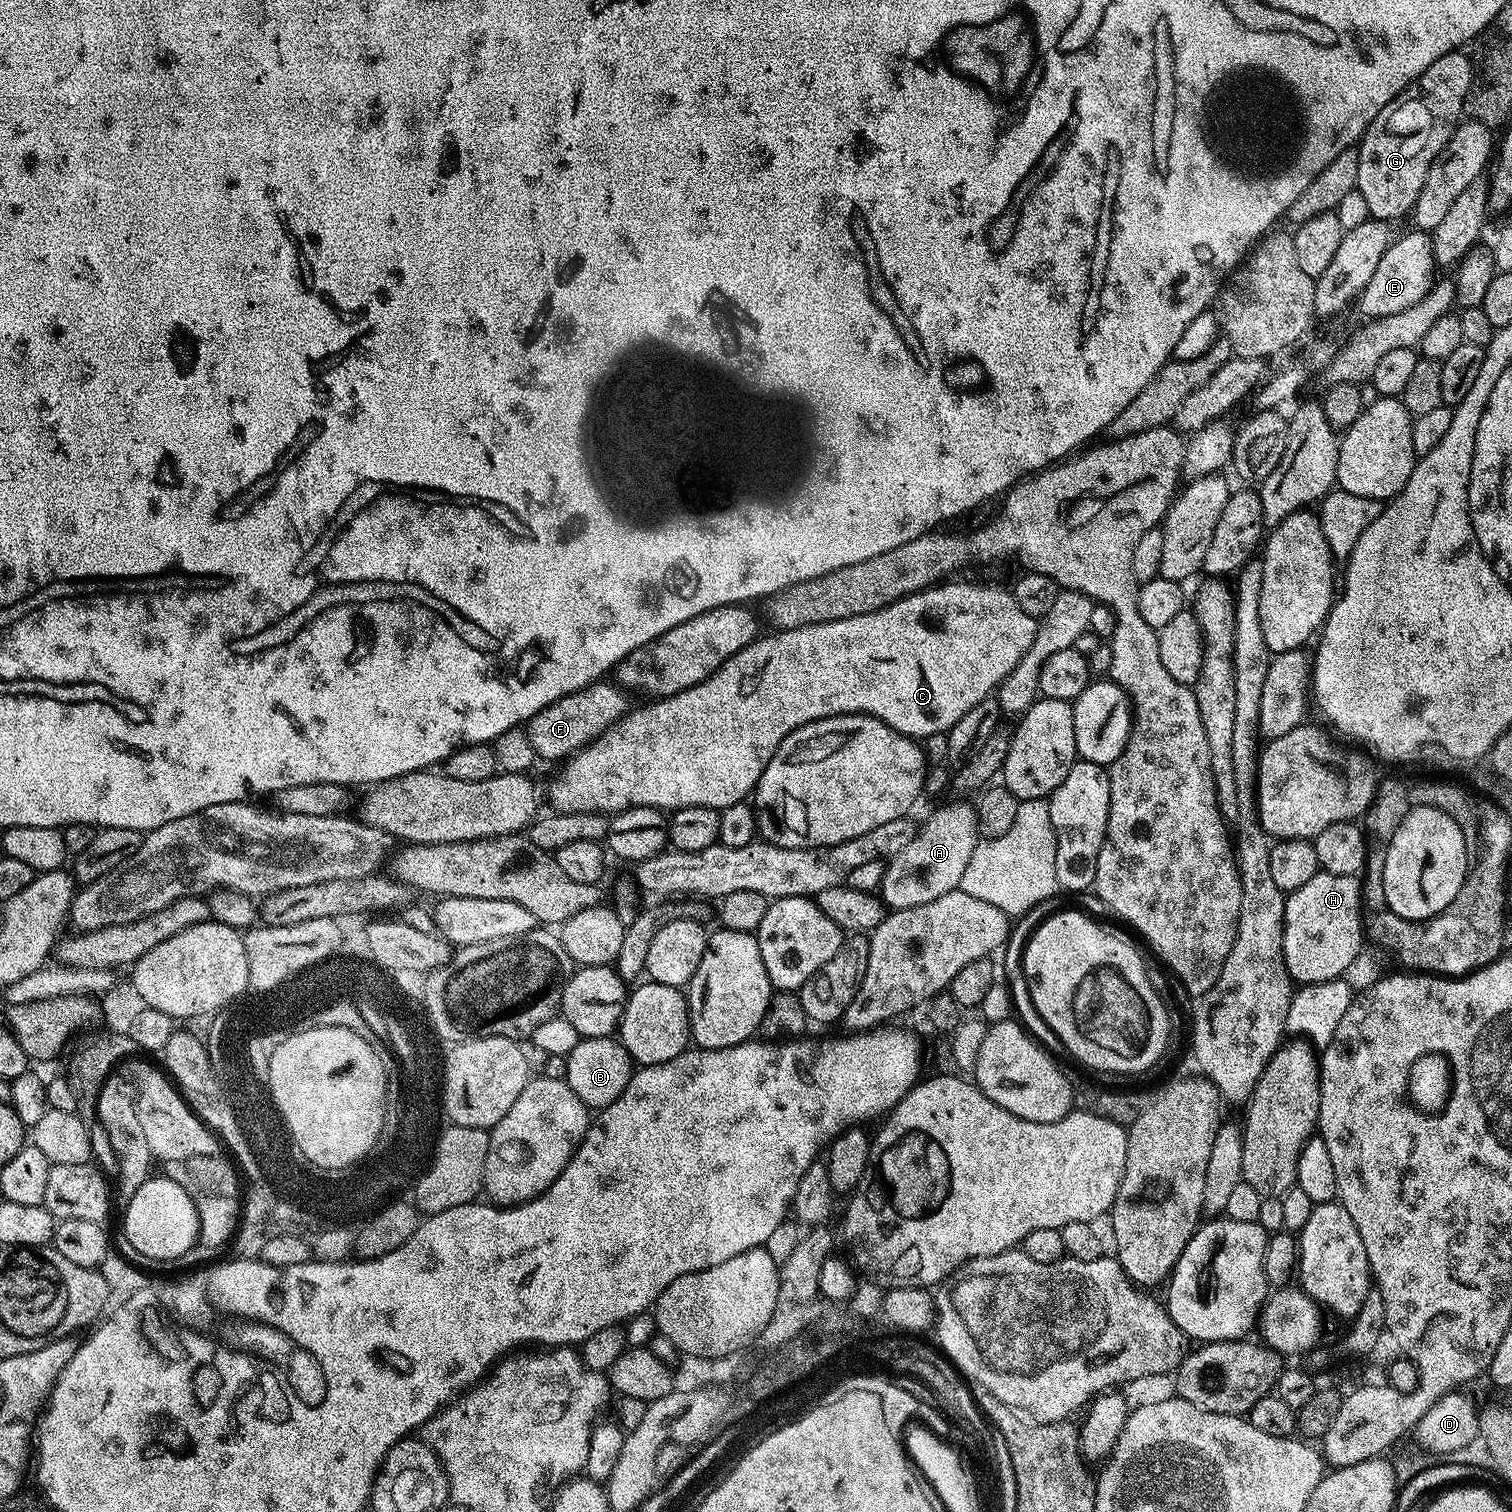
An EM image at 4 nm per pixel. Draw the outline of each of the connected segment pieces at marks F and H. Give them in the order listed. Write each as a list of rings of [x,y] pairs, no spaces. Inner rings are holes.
[[[608,683],[589,684],[581,692],[558,698],[558,702],[546,705],[542,710],[538,710],[538,714],[534,714],[534,718],[528,720],[526,731],[541,761],[563,761],[569,756],[576,755],[580,749],[594,743],[608,728],[623,719],[630,708],[624,701],[625,689],[615,683]]]
[[[1321,870],[1306,882],[1306,886],[1298,886],[1298,890],[1287,893],[1284,902],[1284,961],[1297,985],[1341,979],[1353,953],[1365,940],[1362,884],[1357,877]]]

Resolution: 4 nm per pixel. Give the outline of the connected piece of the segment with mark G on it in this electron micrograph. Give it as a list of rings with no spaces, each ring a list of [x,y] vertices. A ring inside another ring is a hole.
[[[1460,50],[1442,54],[1434,66],[1397,94],[1362,132],[1358,141],[1355,191],[1366,198],[1371,219],[1395,222],[1403,216],[1405,219],[1415,208],[1434,158],[1450,142],[1466,112],[1472,62],[1464,54]]]

